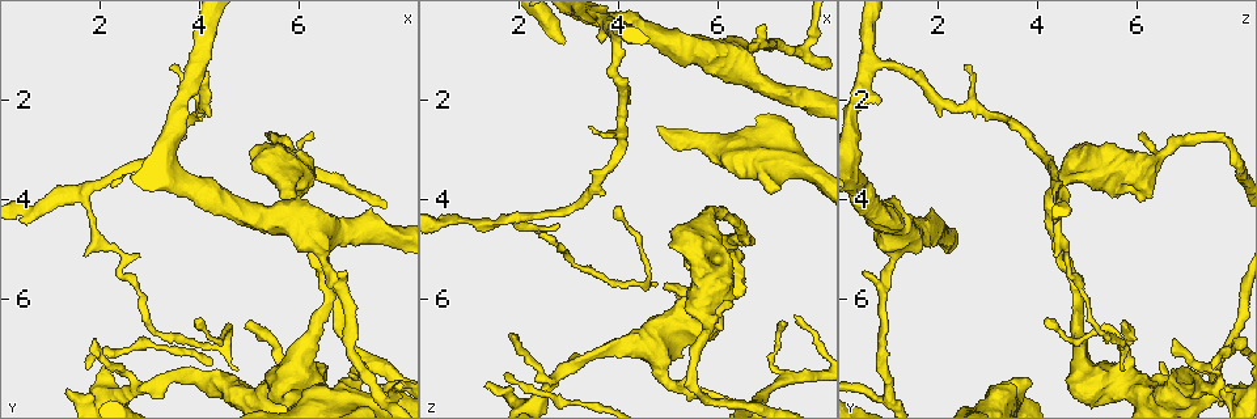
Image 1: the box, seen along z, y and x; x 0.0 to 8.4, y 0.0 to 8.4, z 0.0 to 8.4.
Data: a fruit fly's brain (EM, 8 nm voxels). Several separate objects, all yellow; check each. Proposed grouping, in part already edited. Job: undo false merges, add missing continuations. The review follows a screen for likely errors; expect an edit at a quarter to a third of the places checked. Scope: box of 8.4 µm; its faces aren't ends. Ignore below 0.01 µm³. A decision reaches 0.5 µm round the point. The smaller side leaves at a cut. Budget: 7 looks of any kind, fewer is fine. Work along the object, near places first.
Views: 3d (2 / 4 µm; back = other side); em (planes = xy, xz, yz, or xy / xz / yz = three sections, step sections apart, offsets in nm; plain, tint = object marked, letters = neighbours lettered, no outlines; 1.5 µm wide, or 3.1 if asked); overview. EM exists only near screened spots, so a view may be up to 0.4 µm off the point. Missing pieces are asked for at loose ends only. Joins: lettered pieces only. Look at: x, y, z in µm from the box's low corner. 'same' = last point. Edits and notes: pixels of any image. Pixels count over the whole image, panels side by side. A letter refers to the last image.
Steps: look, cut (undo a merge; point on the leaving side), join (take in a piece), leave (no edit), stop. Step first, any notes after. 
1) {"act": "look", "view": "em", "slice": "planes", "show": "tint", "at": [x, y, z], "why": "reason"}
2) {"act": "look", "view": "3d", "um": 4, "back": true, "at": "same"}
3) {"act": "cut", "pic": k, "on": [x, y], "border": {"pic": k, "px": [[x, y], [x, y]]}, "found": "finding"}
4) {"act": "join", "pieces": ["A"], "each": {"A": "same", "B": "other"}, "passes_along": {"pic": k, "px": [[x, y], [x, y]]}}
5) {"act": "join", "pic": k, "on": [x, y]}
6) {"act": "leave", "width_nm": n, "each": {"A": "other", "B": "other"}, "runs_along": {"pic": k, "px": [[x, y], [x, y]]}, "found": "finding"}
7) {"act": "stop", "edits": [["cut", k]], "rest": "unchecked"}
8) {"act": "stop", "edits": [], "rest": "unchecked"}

{"act": "look", "view": "em", "slice": "planes", "show": "plain", "at": [7.20, 7.60, 3.80], "why": "stops while still wide"}

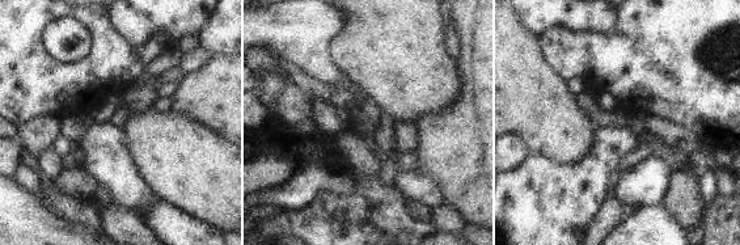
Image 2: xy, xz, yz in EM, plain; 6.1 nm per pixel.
{"act": "look", "view": "em", "slice": "planes", "show": "letters", "at": "same", "why": "see the neighbours"}

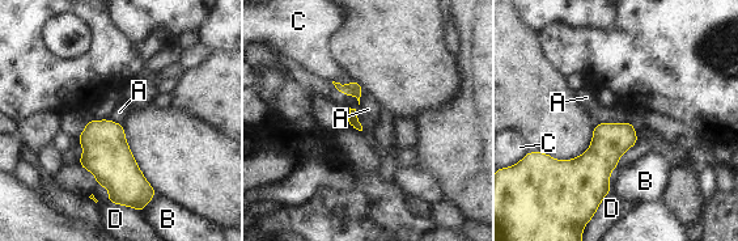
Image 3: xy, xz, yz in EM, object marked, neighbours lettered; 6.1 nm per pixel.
{"act": "leave", "each": {"A": "other", "B": "other", "C": "other", "D": "other"}, "border": {"pic": 3, "px": [[630, 121], [598, 122], [596, 125]]}, "found": "none of them fits"}

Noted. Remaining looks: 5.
{"act": "look", "view": "em", "slice": "xz", "step": 8, "show": "letters", "at": [4.75, 7.45, 5.75], "why": "branch stops here"}

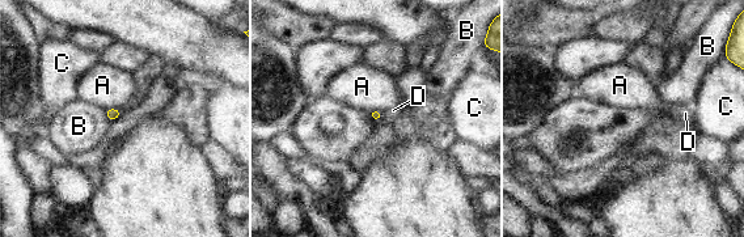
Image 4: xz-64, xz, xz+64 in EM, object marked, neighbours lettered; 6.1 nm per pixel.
{"act": "look", "view": "em", "slice": "planes", "show": "letters", "at": "same", "why": "another direction"}

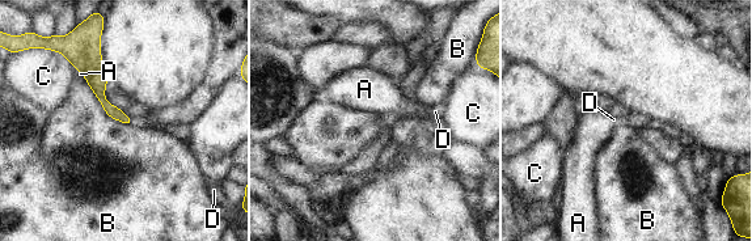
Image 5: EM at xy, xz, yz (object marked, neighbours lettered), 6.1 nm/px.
{"act": "leave", "each": {"A": "other", "B": "other", "C": "other", "D": "other"}, "border": {"pic": 5, "px": [[84, 80], [110, 117], [129, 123]]}, "found": "no lettered piece goes on from it"}

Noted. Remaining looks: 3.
{"act": "look", "view": "em", "slice": "yz", "step": 8, "show": "tint", "at": [7.60, 7.75, 6.35], "why": "thin end"}

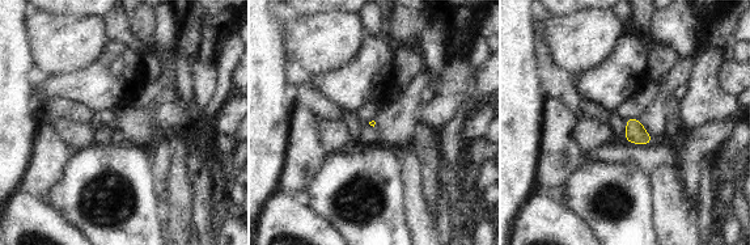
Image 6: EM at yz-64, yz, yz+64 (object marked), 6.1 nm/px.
{"act": "look", "view": "em", "slice": "planes", "show": "letters", "at": "same", "why": "another direction"}

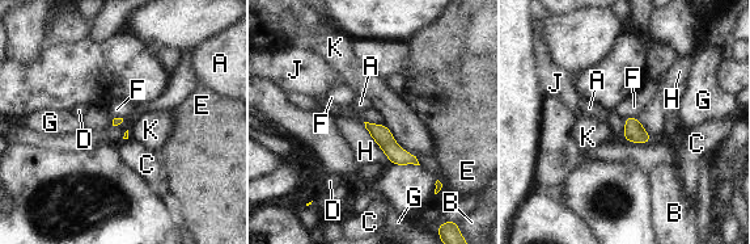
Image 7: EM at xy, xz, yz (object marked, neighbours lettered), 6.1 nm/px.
{"act": "leave", "longest_contact_nm": ["K", 300], "each": {"A": "other", "B": "other", "C": "other", "D": "other", "E": "other", "F": "other", "G": "other", "H": "other", "J": "other", "K": "other"}, "border": {"pic": 7, "px": [[382, 122], [394, 141], [415, 156]]}, "found": "no lettered piece goes on from it"}

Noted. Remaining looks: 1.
{"act": "stop", "edits": [], "rest": "unchecked"}

